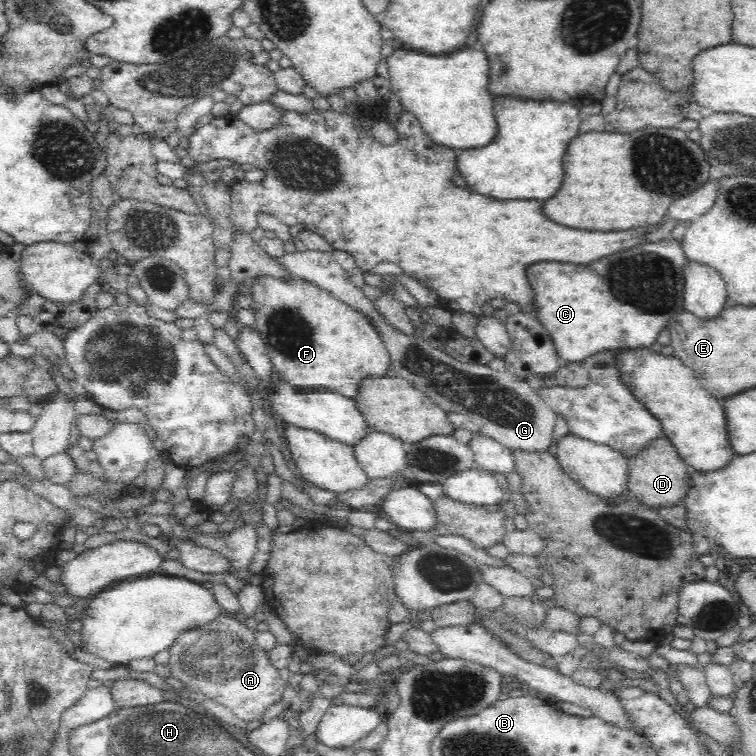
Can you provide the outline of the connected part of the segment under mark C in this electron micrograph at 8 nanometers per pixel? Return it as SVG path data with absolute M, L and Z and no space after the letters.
M671 238L660 240L660 242L644 242L639 243L637 247L627 249L626 252L616 252L614 256L609 255L602 260L596 260L592 266L576 266L576 264L559 263L554 260L546 260L542 263L530 264L530 268L526 268L526 280L529 281L530 287L534 291L534 307L537 320L545 326L546 331L550 333L550 338L553 340L554 348L556 348L557 356L560 360L570 363L582 363L585 358L602 351L612 351L616 348L648 348L660 332L667 328L670 320L673 319L674 314L685 311L683 304L683 287L684 280L682 280L682 272L684 271L684 264L686 262L685 253L681 248L681 242Z

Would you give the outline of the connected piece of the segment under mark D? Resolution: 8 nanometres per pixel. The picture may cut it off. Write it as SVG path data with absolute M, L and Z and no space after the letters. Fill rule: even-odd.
M666 436L654 439L638 455L628 458L627 463L629 464L629 475L626 480L626 488L629 494L634 494L641 503L650 507L669 507L681 504L686 490L690 488L689 473L686 472L686 463L677 454L673 444Z

